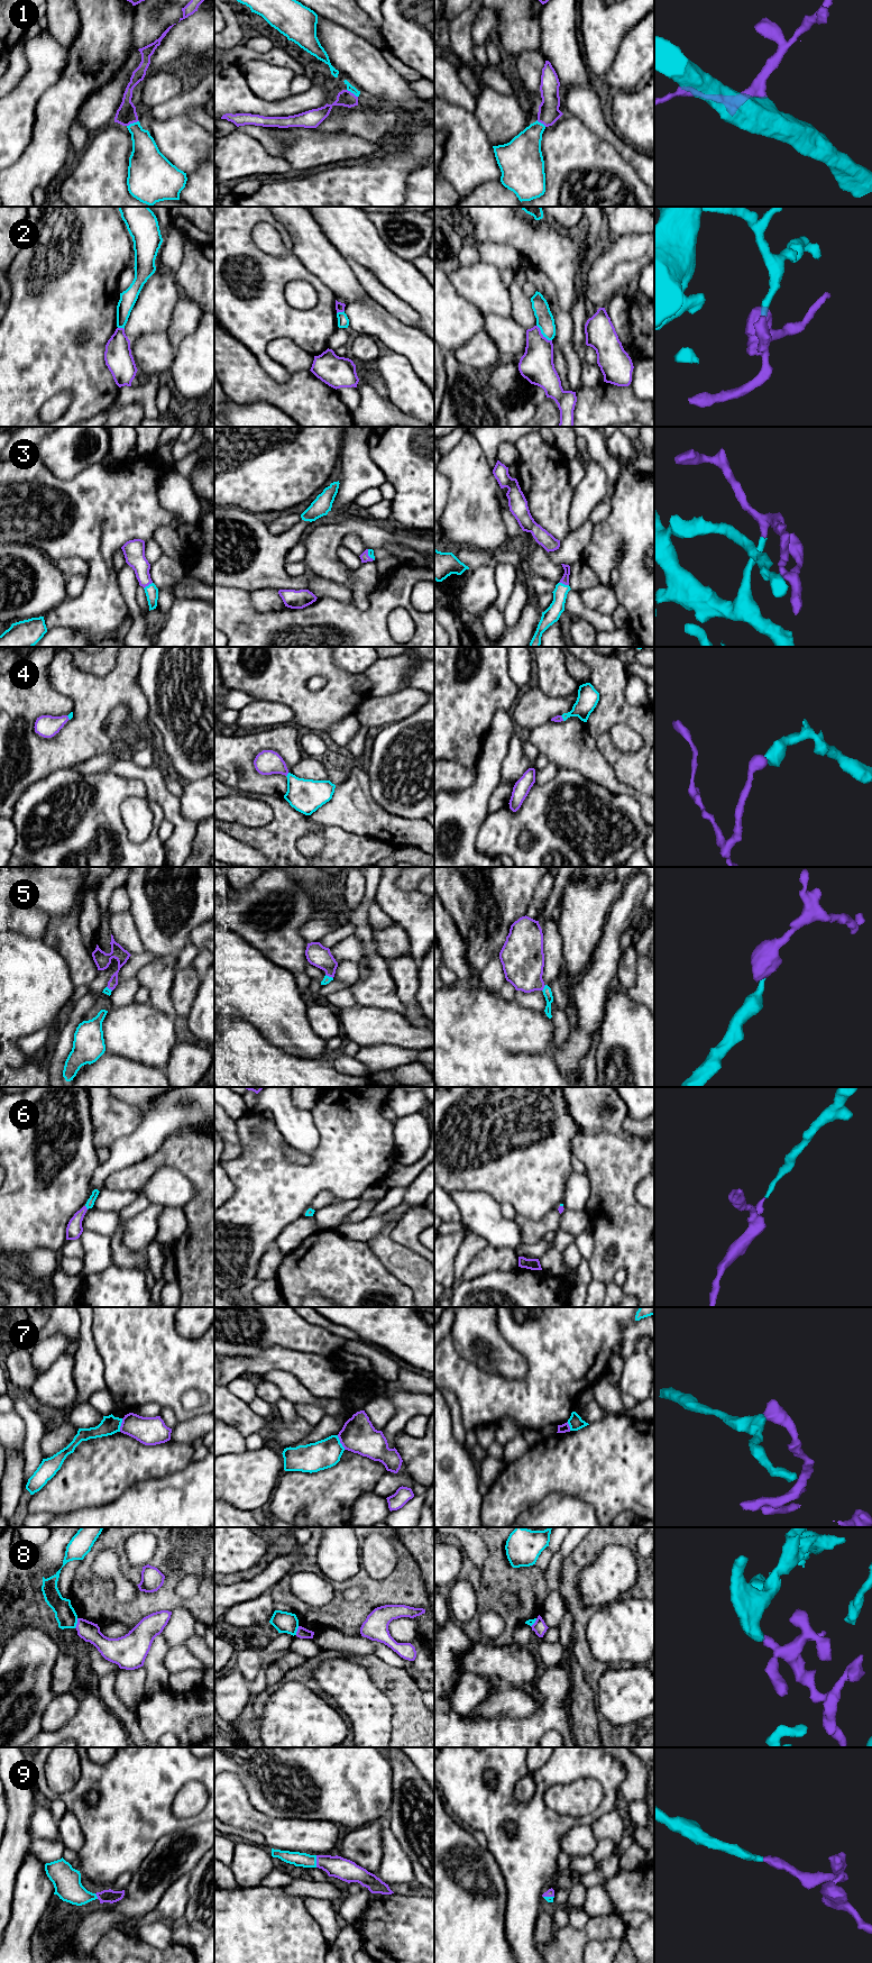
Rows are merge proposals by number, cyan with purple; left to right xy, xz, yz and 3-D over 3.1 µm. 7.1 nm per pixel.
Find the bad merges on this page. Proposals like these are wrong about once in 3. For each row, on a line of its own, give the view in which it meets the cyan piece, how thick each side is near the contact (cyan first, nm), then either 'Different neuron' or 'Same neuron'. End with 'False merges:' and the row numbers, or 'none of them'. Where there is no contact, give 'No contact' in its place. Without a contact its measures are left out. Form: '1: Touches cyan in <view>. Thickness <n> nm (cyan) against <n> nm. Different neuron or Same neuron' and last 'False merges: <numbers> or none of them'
1: Touches cyan in xy. Thickness 200 nm (cyan) against 140 nm. Same neuron
2: Touches cyan in yz. Thickness 130 nm (cyan) against 240 nm. Different neuron
3: Touches cyan in yz. Thickness 110 nm (cyan) against 60 nm. Same neuron
4: Touches cyan in xz. Thickness 240 nm (cyan) against 180 nm. Same neuron
5: Touches cyan in yz. Thickness 60 nm (cyan) against 300 nm. Same neuron
6: Touches cyan in xy. Thickness 60 nm (cyan) against 120 nm. Same neuron
7: Touches cyan in xz. Thickness 200 nm (cyan) against 260 nm. Different neuron
8: Touches cyan in xy. Thickness 150 nm (cyan) against 140 nm. Different neuron
9: Touches cyan in xz. Thickness 100 nm (cyan) against 160 nm. Same neuron
False merges: 2, 7, 8

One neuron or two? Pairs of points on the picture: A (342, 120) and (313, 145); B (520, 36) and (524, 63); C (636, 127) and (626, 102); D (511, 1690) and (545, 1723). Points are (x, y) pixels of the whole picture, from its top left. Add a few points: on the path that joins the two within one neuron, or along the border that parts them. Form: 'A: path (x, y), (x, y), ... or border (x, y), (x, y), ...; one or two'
A: border (314, 128), (320, 131), (345, 131), (354, 136); two
B: border (539, 48), (524, 51), (514, 60); two
C: path (636, 121), (636, 115), (630, 108); one
D: border (539, 1697), (539, 1707), (533, 1713), (508, 1717); two

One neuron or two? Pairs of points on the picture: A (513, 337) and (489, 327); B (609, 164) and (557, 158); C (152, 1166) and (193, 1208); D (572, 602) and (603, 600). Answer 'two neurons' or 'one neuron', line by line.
A: one neuron
B: one neuron
C: one neuron
D: two neurons

